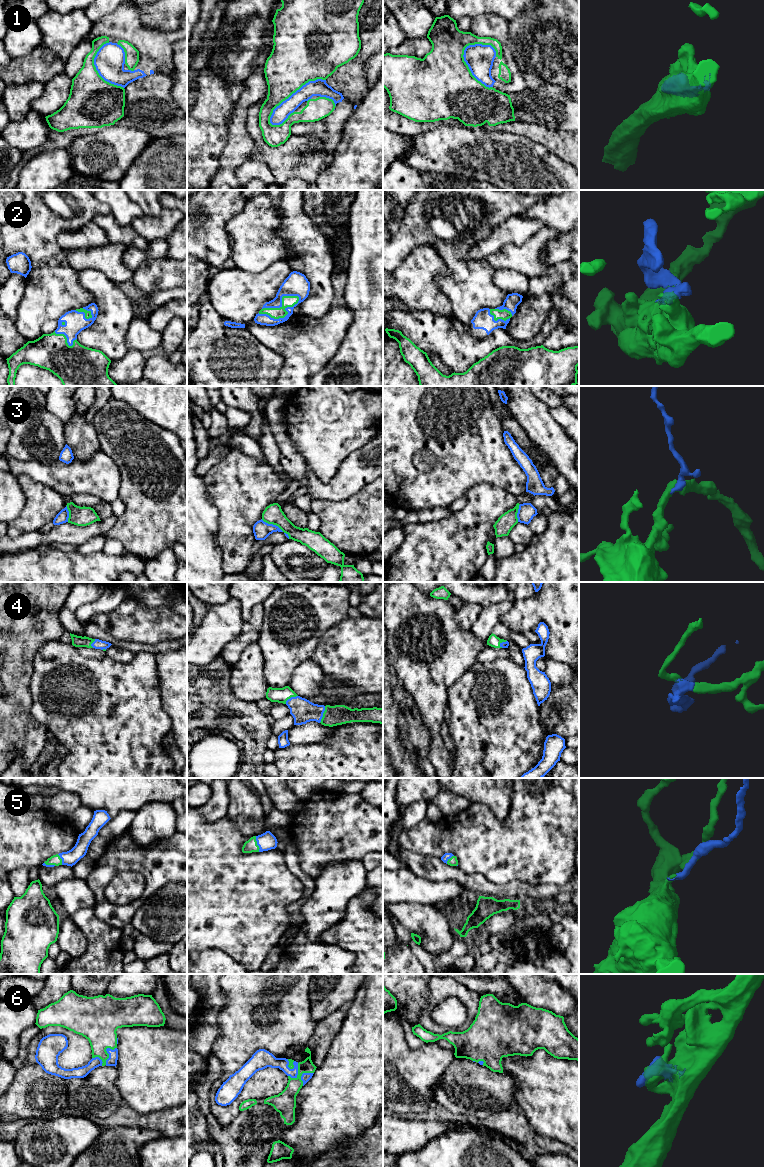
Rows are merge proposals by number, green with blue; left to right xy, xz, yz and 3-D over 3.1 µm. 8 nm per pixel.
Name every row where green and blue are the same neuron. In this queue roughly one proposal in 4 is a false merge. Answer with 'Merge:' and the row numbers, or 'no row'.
Merge: 2, 4, 5, 6

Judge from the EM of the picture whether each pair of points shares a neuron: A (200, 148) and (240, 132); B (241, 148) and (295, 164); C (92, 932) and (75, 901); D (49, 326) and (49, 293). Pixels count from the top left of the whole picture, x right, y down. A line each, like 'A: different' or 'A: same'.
A: different
B: different
C: different
D: different

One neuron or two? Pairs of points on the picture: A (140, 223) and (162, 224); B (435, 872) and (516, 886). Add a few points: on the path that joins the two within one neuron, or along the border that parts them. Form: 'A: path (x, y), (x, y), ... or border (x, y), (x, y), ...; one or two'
A: path (145, 224), (157, 224); one
B: path (455, 873), (465, 880), (496, 890); one

